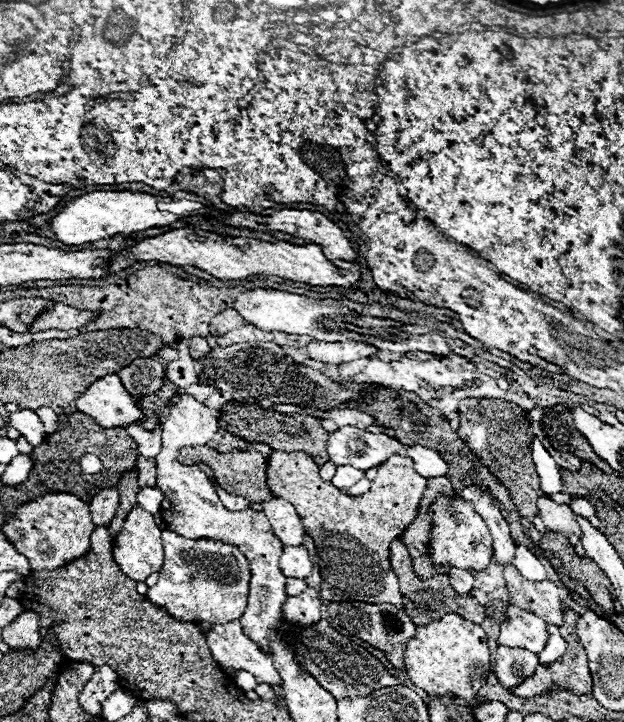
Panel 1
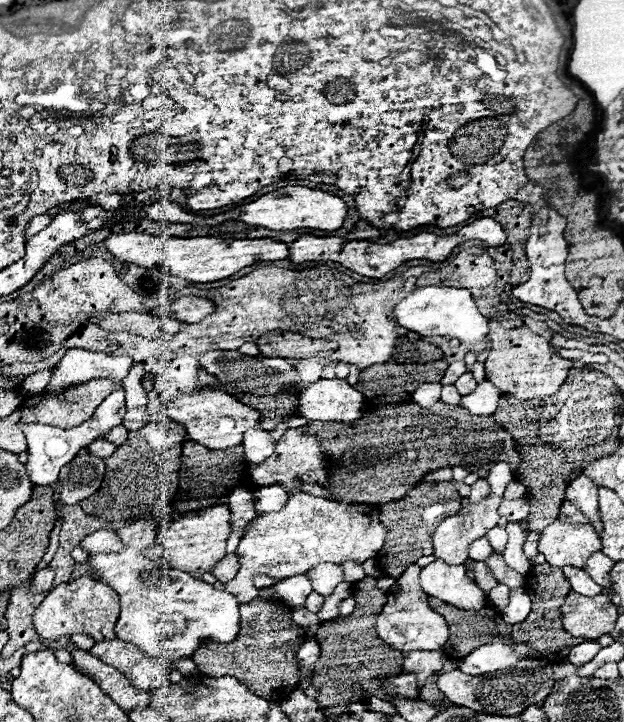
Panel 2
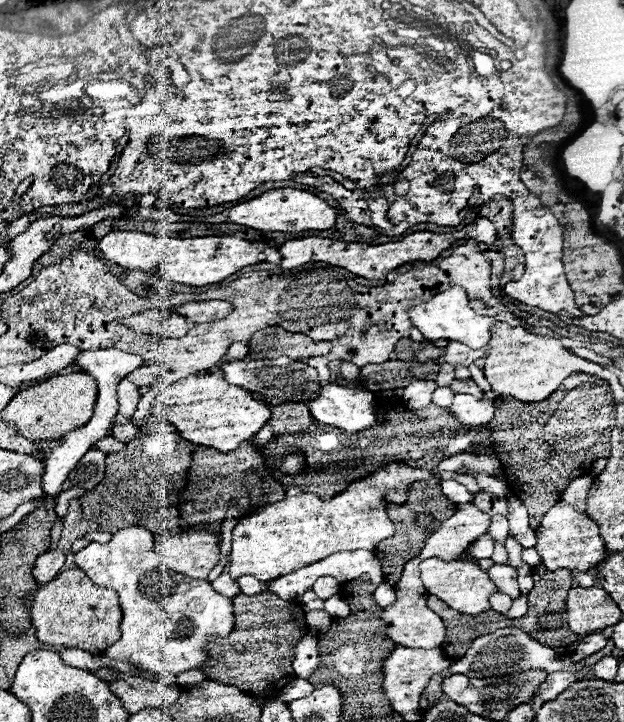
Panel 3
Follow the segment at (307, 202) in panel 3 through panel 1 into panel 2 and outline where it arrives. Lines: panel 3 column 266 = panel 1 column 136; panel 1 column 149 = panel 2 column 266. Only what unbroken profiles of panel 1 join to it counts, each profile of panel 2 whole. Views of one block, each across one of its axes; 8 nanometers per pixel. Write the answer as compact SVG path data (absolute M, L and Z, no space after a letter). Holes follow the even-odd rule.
M286 186L274 192L260 196L250 204L242 204L228 212L228 220L240 220L250 226L262 226L268 230L298 230L298 228L314 228L314 230L338 230L346 218L346 202L334 194L310 190L304 186Z

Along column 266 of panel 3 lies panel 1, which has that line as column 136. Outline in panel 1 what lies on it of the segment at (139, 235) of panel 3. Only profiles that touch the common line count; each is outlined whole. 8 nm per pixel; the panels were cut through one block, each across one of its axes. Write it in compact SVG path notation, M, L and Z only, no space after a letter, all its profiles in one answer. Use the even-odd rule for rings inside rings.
M178 228L178 230L170 230L162 234L162 236L154 236L154 238L146 238L138 244L134 244L128 250L122 250L118 256L112 258L110 262L110 272L120 272L128 266L132 266L134 262L144 262L144 260L156 260L156 262L168 262L172 266L196 266L200 270L206 270L208 274L212 274L214 278L220 280L244 280L248 276L254 274L274 274L286 280L294 280L294 282L304 282L304 284L312 284L312 286L340 286L340 288L358 288L360 286L360 266L354 262L342 262L342 260L328 260L322 252L322 248L318 244L306 244L306 246L296 246L290 242L262 242L262 240L254 240L254 238L230 238L230 236L218 236L214 232L206 232L206 230L196 230L196 228Z

